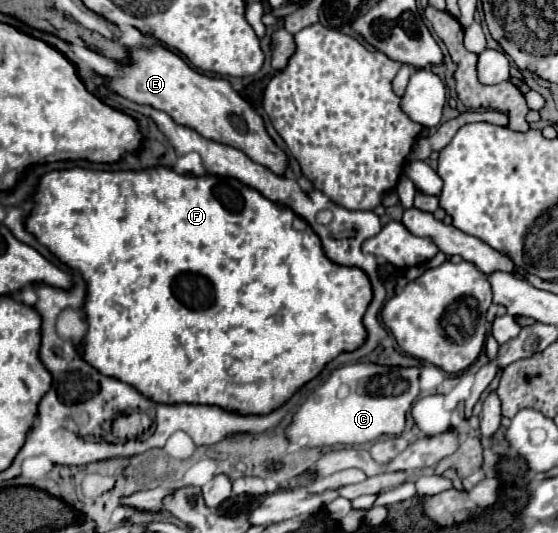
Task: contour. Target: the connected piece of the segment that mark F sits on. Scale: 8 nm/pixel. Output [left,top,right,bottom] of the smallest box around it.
[25,167,373,415]

